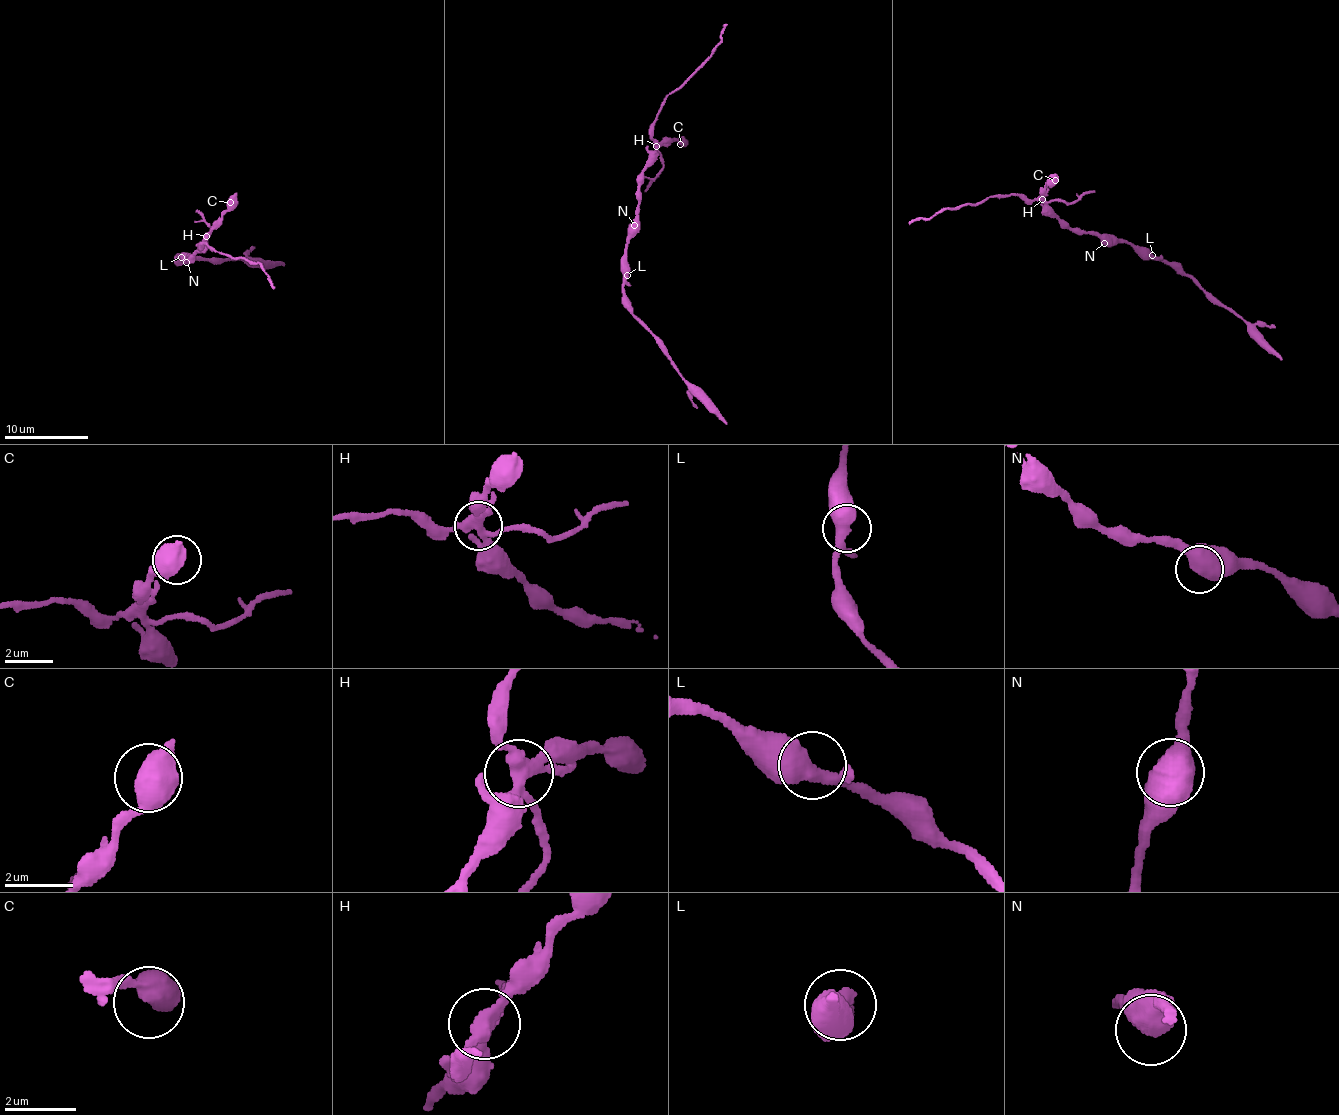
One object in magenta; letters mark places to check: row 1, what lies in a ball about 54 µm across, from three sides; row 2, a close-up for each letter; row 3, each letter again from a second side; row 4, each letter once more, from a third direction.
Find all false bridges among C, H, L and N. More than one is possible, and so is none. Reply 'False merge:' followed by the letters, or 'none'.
False merge: H

